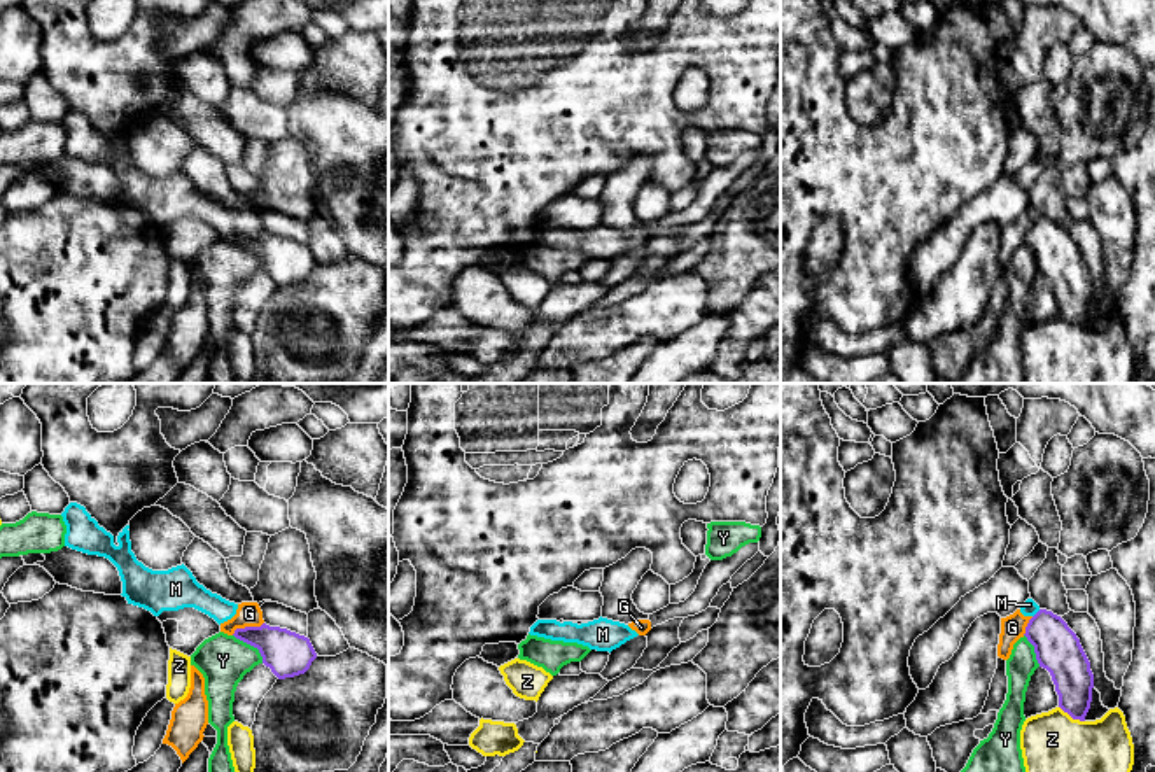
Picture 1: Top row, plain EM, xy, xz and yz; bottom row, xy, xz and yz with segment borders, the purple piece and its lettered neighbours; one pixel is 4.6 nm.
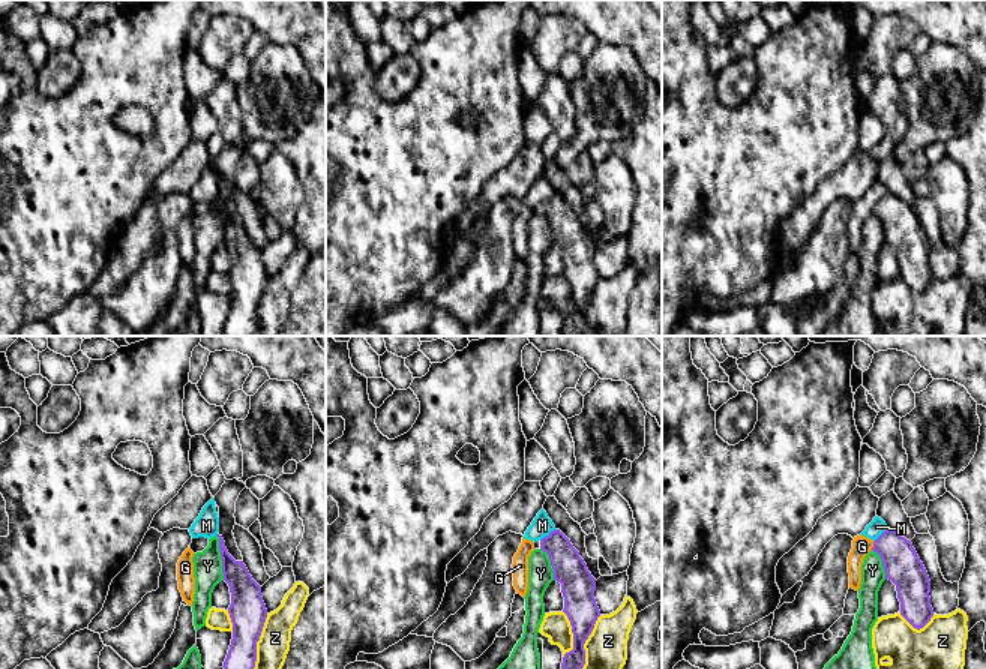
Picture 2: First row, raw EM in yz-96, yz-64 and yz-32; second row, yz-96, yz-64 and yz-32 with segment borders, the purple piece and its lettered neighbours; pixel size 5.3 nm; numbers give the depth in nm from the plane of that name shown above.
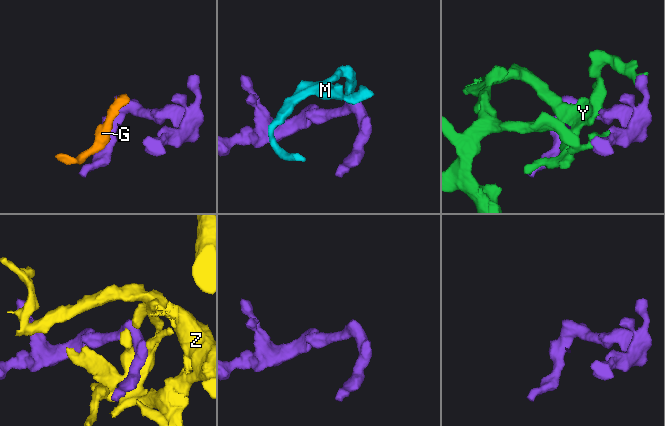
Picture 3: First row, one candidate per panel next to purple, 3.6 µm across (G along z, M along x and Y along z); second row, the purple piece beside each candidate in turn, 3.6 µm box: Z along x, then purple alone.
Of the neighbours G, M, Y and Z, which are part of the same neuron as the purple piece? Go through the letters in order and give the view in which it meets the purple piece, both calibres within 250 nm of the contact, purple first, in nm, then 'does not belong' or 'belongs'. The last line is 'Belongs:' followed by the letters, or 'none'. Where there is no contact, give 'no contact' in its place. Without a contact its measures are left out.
G: contact in xy; calibres 200 and 110 nm; does not belong
M: contact in yz; calibres 200 and 80 nm; does not belong
Y: contact in xy; calibres 200 and 240 nm; does not belong
Z: contact in yz; calibres 190 and 280 nm; does not belong
Belongs: none

